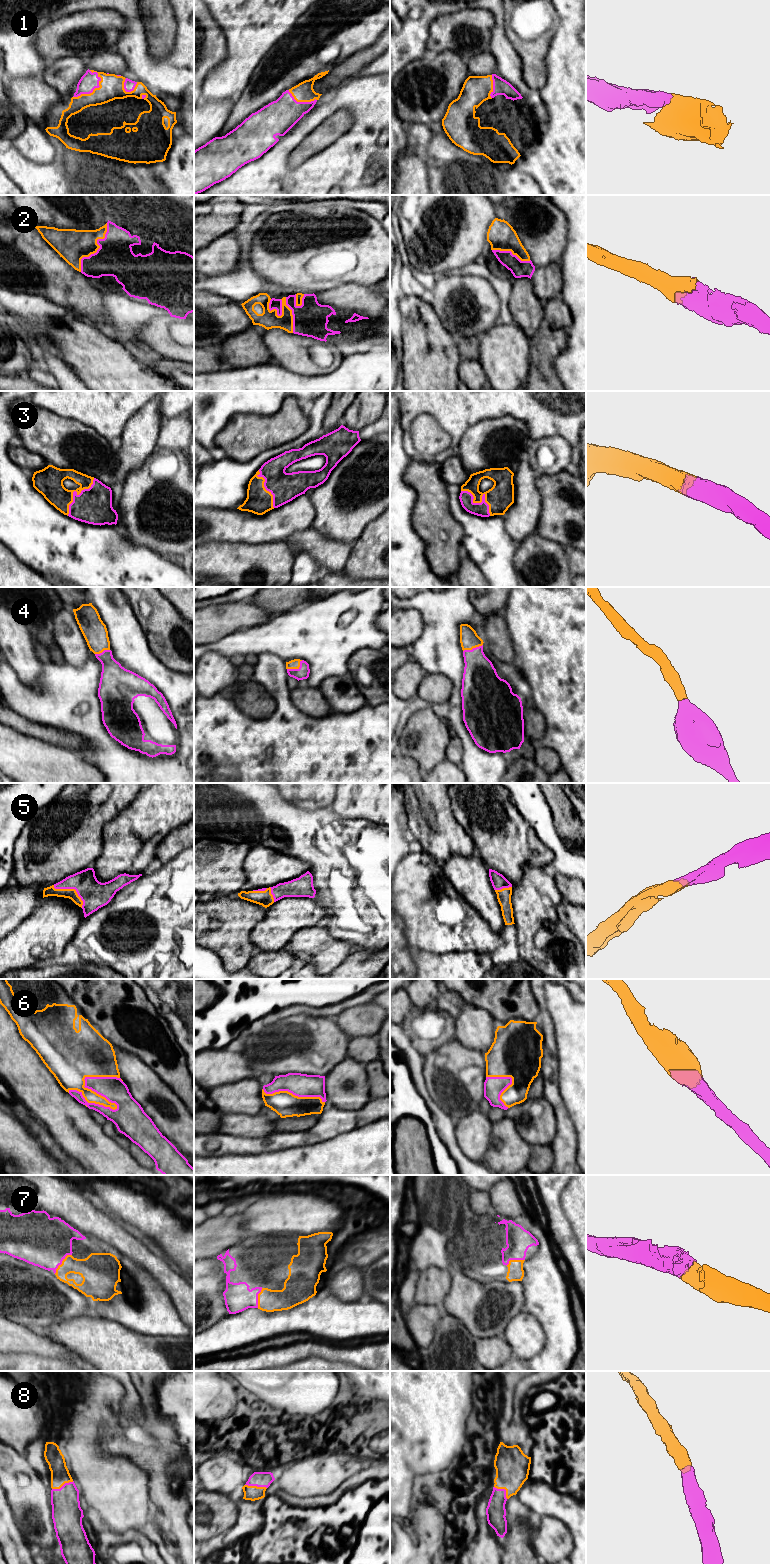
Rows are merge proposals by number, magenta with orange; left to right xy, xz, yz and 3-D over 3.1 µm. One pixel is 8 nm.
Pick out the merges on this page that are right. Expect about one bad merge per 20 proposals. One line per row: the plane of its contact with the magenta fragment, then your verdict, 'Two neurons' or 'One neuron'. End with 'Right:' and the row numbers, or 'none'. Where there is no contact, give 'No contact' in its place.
1: Touches magenta in xy. One neuron
2: Touches magenta in xy. One neuron
3: Touches magenta in yz. One neuron
4: Touches magenta in xz. One neuron
5: Touches magenta in xy. One neuron
6: Touches magenta in xy. One neuron
7: Touches magenta in xy. One neuron
8: Touches magenta in xz. One neuron
Right: 1, 2, 3, 4, 5, 6, 7, 8

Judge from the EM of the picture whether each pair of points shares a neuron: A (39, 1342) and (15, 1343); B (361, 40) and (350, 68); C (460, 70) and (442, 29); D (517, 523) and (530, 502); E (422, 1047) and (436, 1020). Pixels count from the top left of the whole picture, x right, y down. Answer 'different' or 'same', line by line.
A: same
B: different
C: different
D: same
E: same

